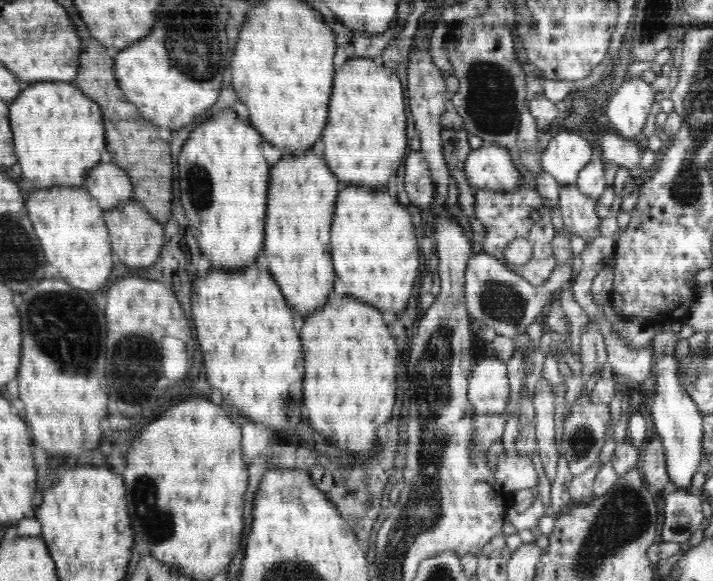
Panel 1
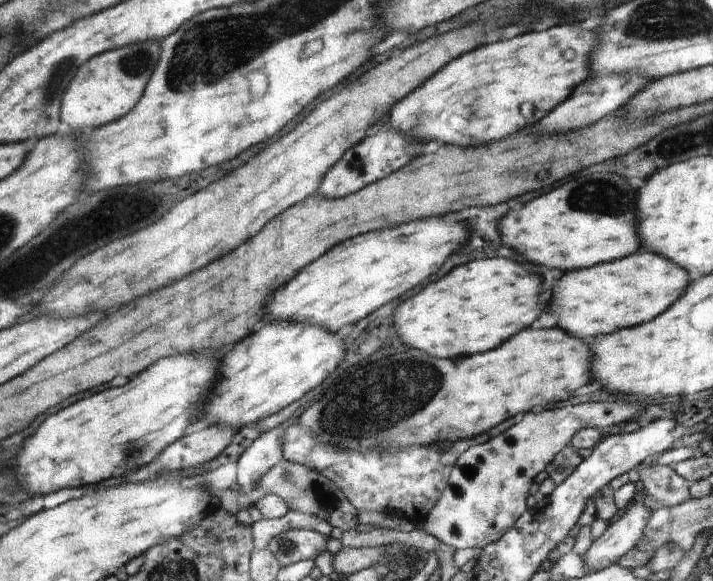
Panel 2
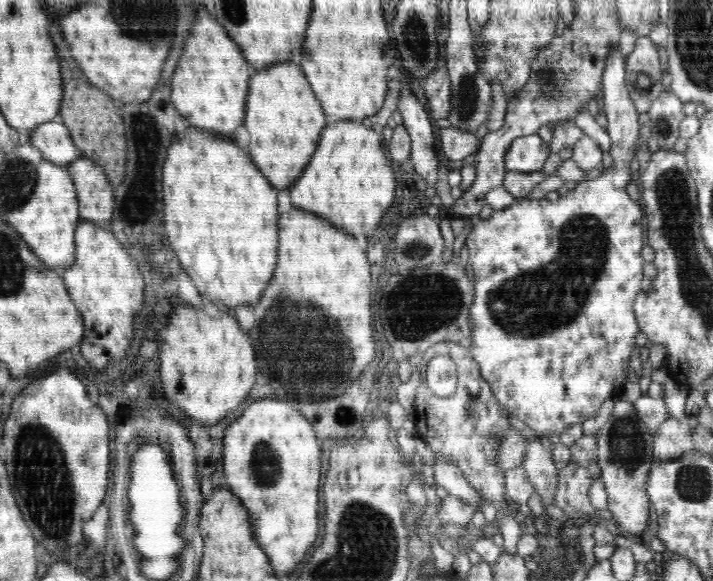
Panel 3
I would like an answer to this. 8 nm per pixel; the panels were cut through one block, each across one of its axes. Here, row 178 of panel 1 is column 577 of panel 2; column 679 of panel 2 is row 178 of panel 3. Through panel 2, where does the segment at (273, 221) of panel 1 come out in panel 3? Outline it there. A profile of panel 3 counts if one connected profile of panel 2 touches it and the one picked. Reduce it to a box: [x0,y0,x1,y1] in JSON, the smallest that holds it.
[244,62,328,191]

